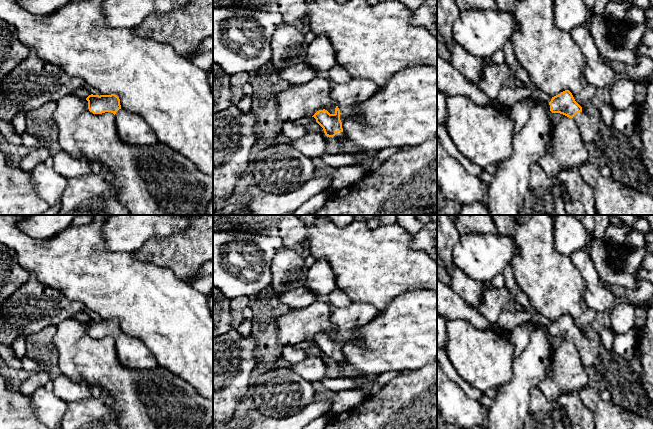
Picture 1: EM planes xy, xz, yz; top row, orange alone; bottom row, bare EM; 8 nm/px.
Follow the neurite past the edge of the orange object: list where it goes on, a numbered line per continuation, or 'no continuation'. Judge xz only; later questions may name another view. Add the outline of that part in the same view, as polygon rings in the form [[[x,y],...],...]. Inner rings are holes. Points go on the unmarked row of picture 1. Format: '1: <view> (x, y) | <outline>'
1: xz (347, 319) | [[[352,302],[343,308],[333,308],[330,319],[340,334],[340,344],[344,346],[353,340],[354,330],[360,328],[379,314],[379,310],[369,303]]]

